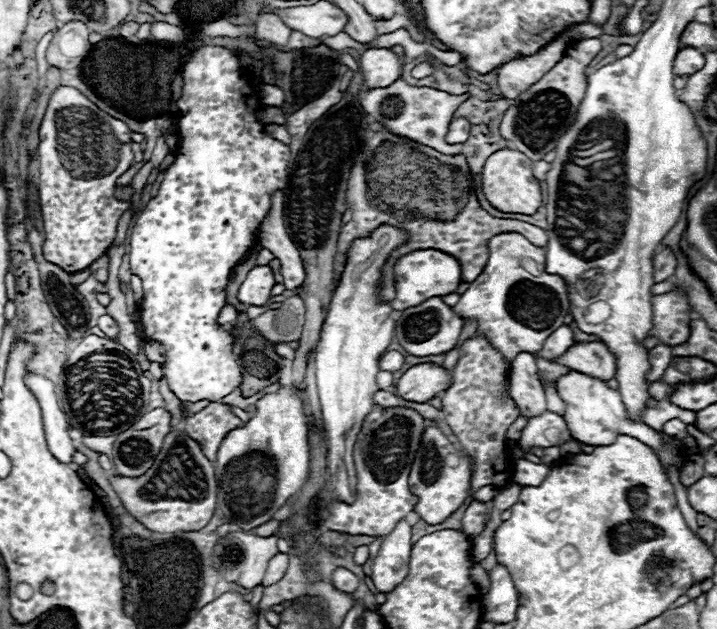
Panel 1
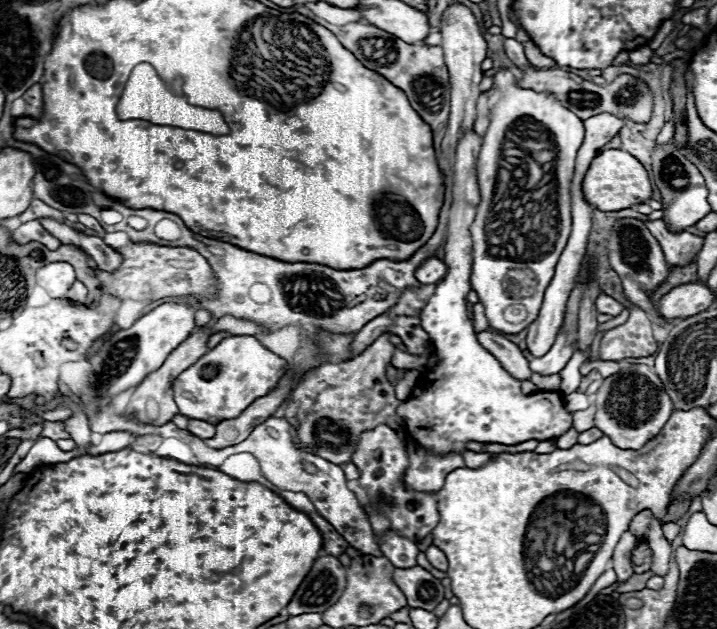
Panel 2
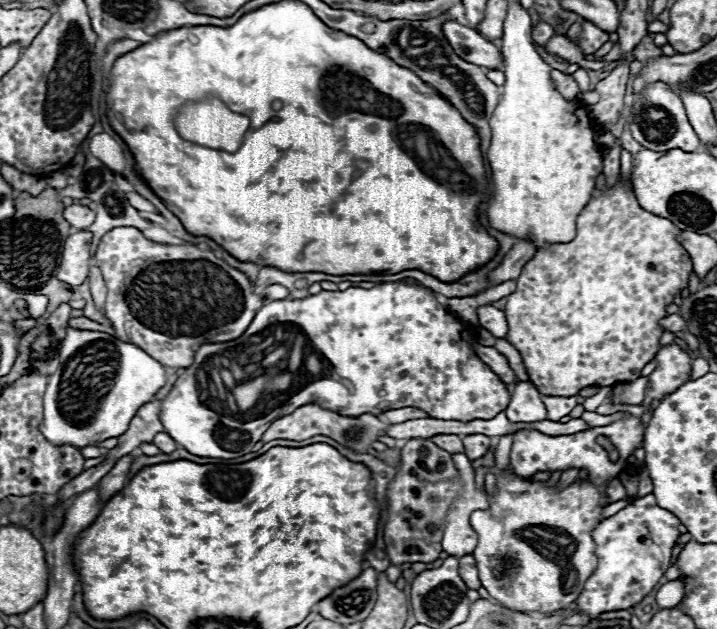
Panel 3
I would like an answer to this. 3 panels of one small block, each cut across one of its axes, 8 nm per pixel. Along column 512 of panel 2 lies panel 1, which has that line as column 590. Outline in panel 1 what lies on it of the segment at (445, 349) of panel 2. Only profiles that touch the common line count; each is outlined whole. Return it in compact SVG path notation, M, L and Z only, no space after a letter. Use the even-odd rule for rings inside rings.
M570 372L570 374L566 374L566 376L562 376L558 380L558 394L566 402L564 420L568 424L568 430L572 434L572 438L580 440L582 444L604 446L604 444L612 444L618 434L628 434L628 436L636 436L640 442L648 444L656 452L656 456L660 458L660 462L662 462L662 466L666 470L670 466L676 466L680 470L682 464L686 462L684 456L680 456L682 450L680 450L680 446L676 442L674 444L664 444L664 440L662 440L664 434L656 432L654 428L646 426L644 422L630 420L626 416L626 406L624 406L622 398L620 398L620 392L608 388L606 382L584 376L582 372Z

